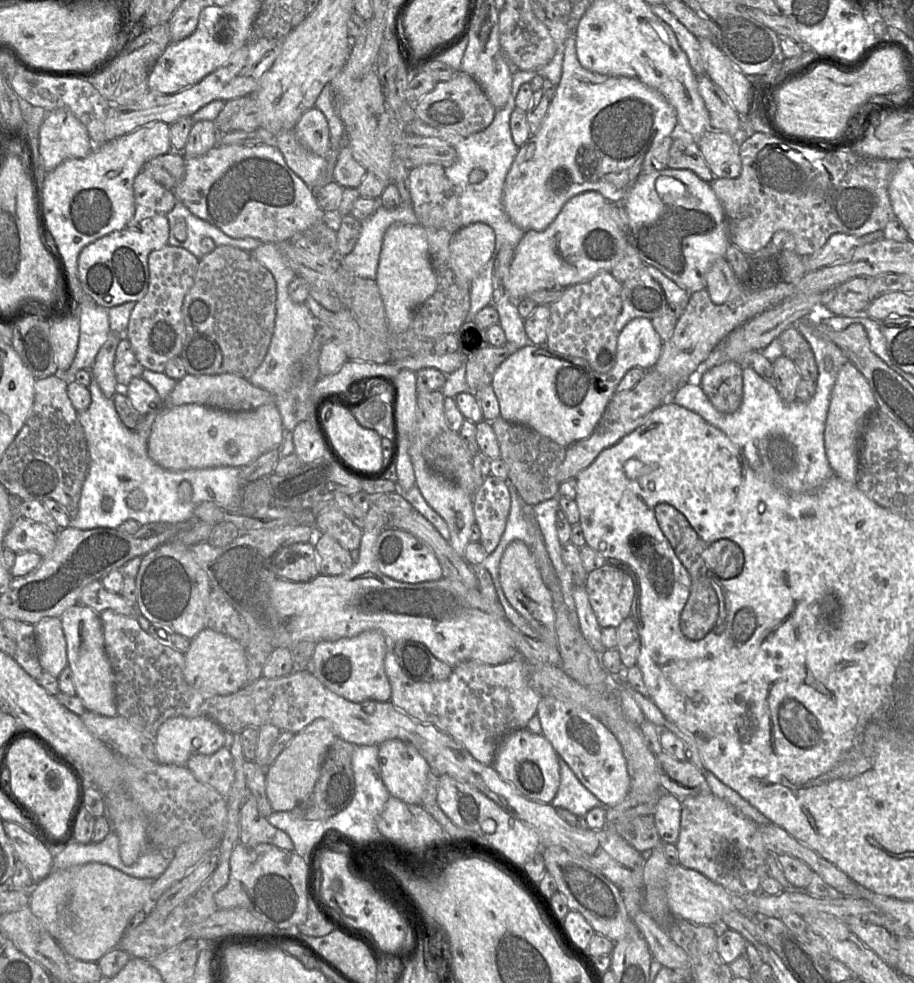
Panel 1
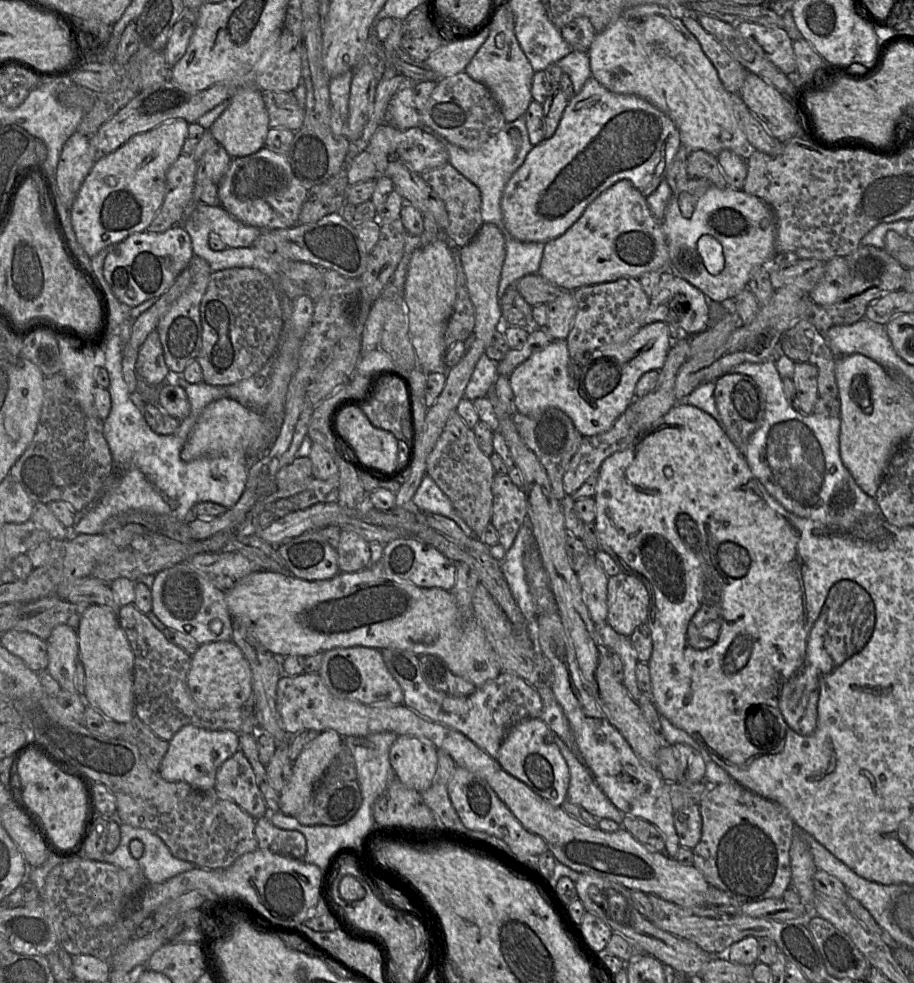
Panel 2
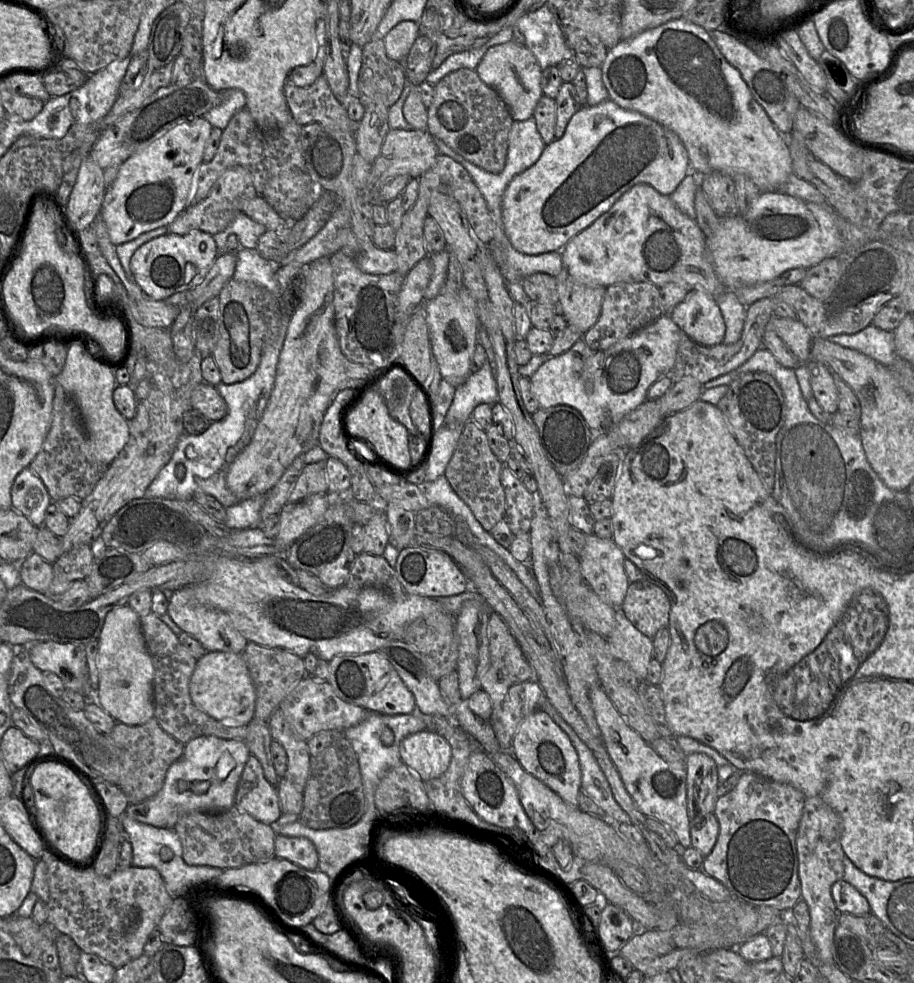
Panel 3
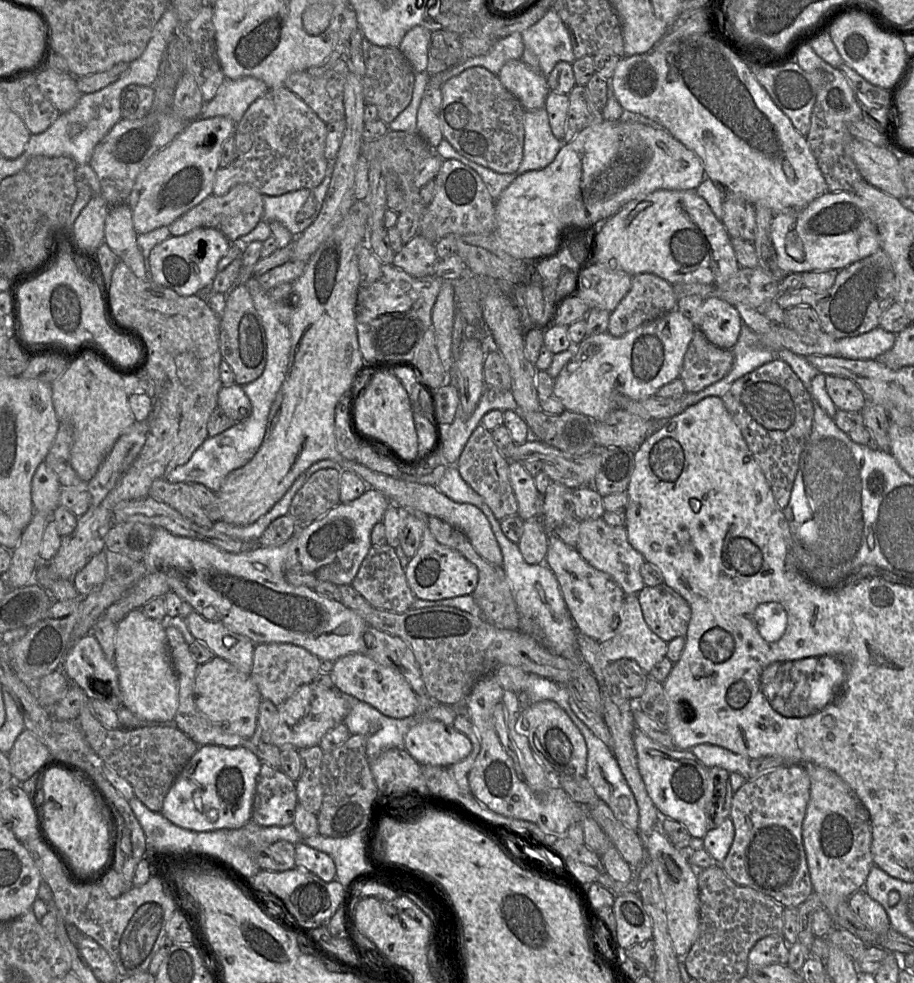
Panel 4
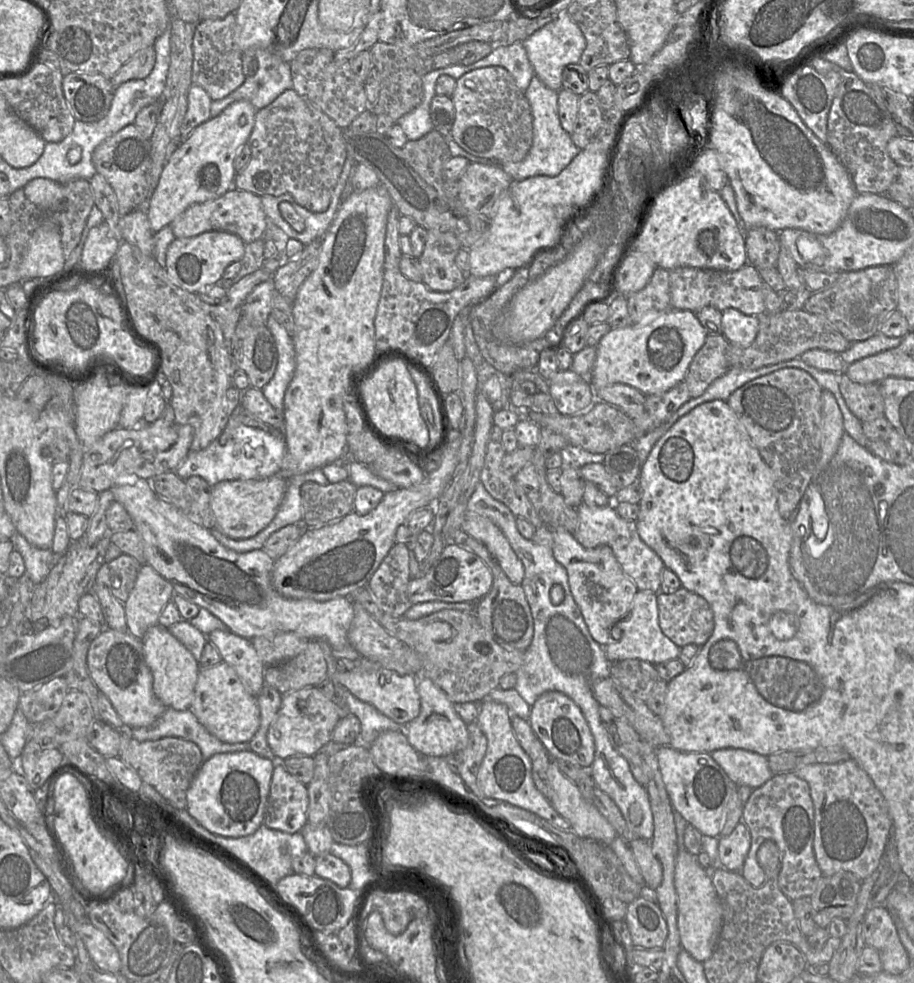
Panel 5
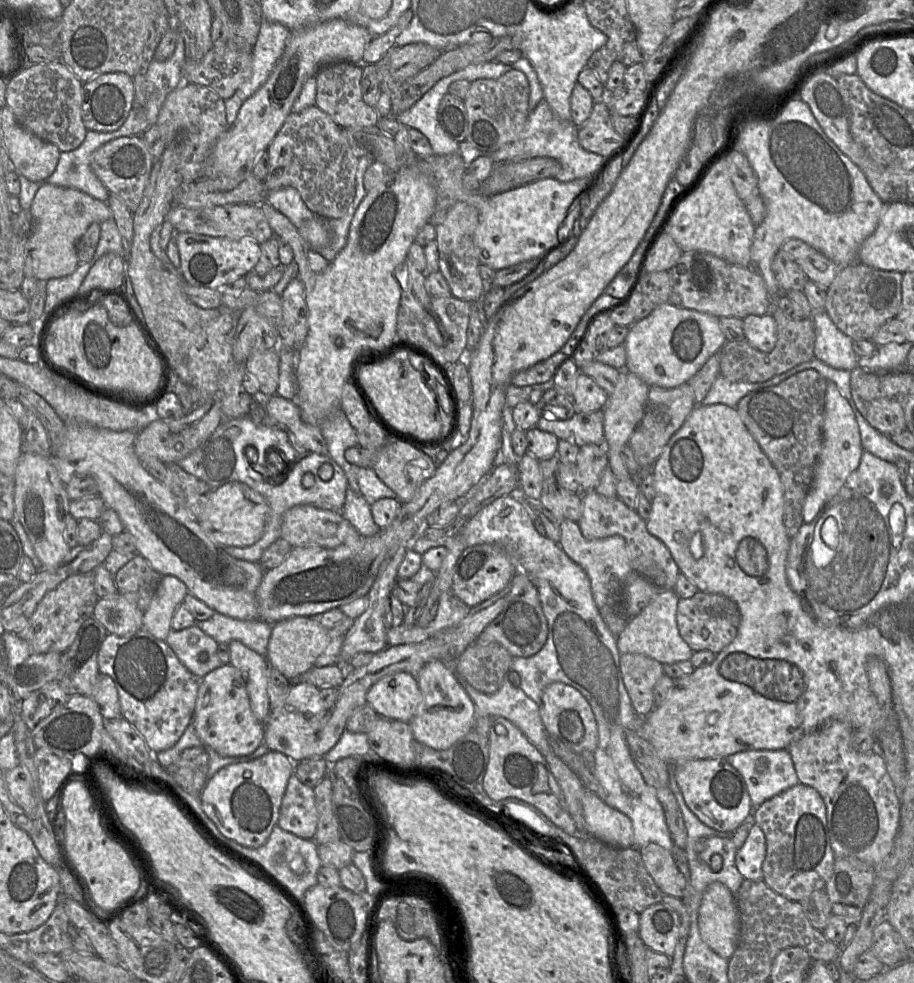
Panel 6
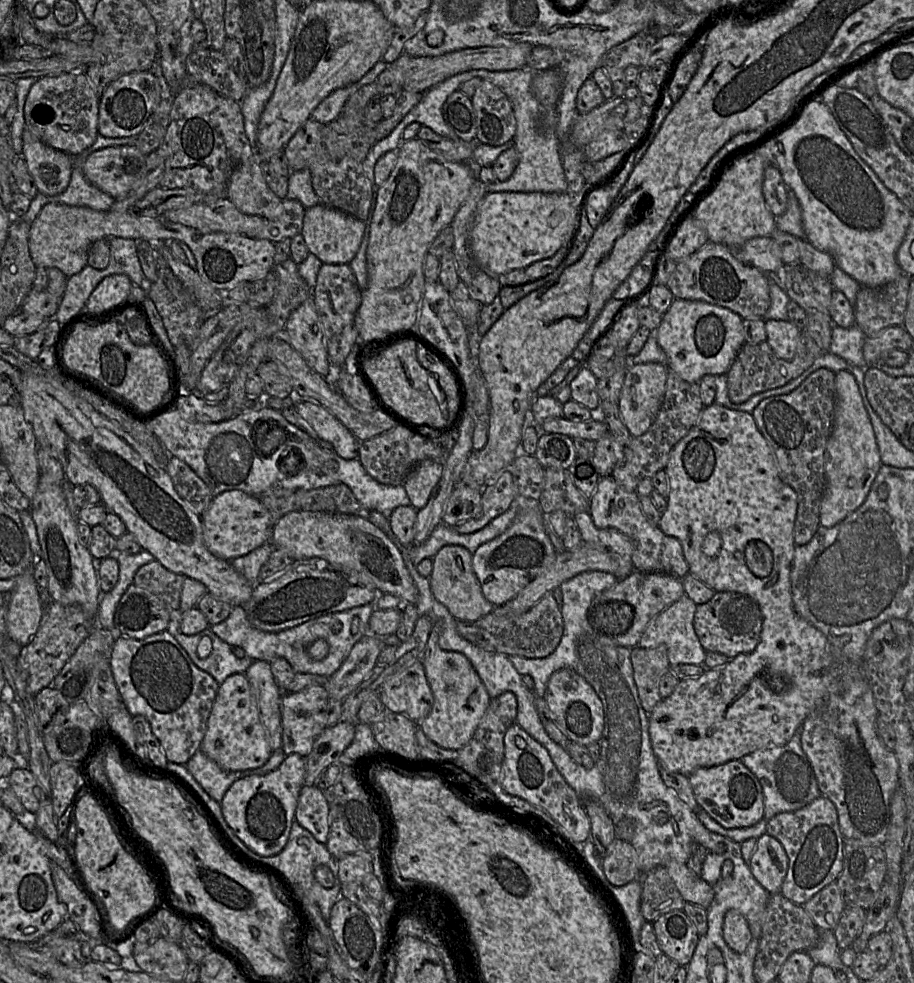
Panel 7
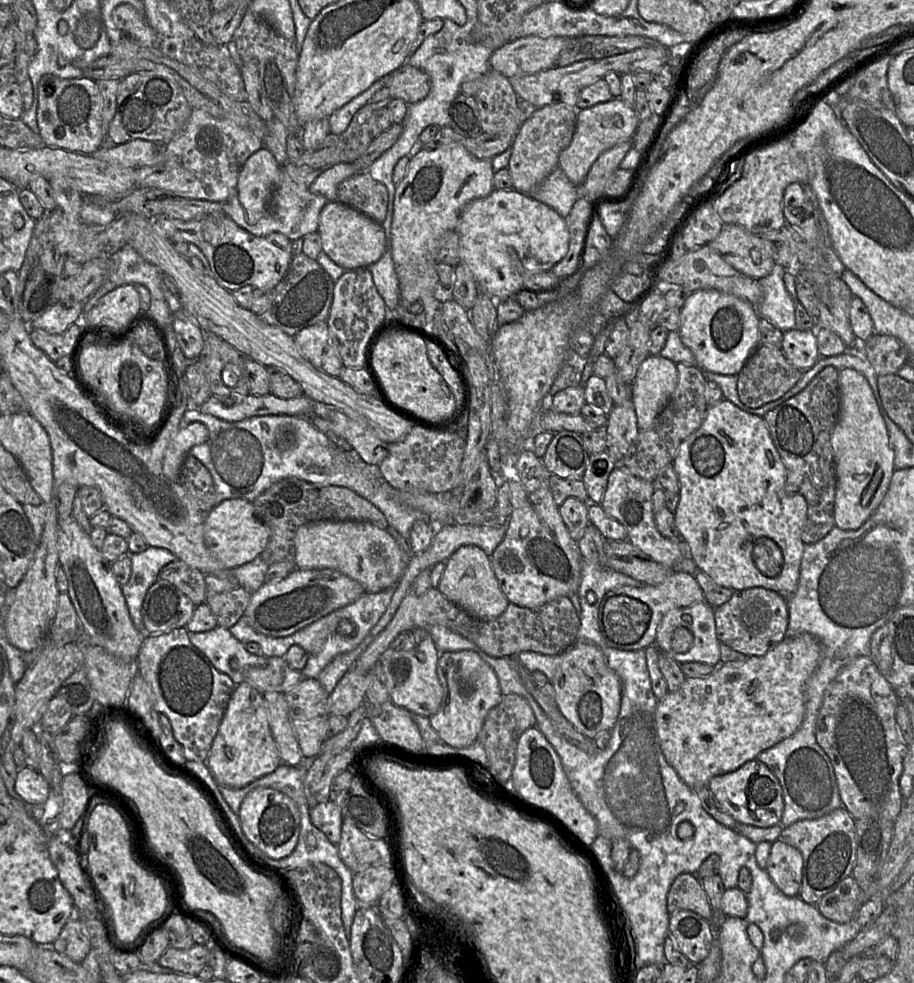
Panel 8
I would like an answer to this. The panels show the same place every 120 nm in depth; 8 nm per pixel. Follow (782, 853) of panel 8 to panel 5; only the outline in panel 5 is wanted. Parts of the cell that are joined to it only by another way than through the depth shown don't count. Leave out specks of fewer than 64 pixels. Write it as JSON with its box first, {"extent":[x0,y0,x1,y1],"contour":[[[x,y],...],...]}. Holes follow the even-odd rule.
{"extent":[718,821,750,873],"contour":[[[741,821],[728,836],[719,837],[718,855],[722,866],[727,870],[740,873],[750,845],[750,831]]]}

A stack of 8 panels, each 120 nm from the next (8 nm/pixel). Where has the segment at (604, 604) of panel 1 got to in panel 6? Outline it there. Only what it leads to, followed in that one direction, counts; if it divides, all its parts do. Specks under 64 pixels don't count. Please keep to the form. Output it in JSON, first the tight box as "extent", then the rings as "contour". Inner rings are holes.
{"extent":[677,592,741,653],"contour":[[[697,592],[690,598],[680,598],[678,602],[677,627],[682,639],[694,652],[706,650],[719,653],[736,637],[740,621],[741,615],[737,604],[720,594]]]}

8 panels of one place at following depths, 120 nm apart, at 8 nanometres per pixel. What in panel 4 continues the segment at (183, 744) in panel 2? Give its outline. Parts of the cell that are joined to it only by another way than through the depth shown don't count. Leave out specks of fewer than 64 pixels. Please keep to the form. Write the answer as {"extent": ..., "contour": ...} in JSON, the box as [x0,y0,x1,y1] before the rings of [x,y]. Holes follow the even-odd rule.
{"extent":[161,745,261,831],"contour":[[[200,745],[164,798],[161,814],[192,831],[240,828],[251,820],[261,761],[245,747]]]}

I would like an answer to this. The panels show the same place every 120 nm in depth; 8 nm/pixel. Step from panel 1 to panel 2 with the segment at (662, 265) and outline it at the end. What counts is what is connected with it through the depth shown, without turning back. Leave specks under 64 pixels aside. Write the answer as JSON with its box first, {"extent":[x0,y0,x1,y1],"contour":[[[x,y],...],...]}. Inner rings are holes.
{"extent":[661,176,777,302],"contour":[[[689,176],[686,186],[679,194],[672,192],[661,225],[668,248],[669,270],[702,291],[707,299],[717,302],[733,299],[748,288],[752,271],[772,265],[777,253],[775,215],[772,209],[756,196],[728,186],[721,189],[702,178]]]}

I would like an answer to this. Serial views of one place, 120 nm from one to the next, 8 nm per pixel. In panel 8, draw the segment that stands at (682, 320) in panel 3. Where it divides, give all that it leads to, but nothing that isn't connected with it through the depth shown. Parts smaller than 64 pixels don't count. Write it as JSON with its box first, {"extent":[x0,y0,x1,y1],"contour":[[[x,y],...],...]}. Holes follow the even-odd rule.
{"extent":[781,329,821,372],"contour":[[[815,329],[783,332],[781,351],[795,368],[802,372],[811,369],[821,357],[818,351]]]}

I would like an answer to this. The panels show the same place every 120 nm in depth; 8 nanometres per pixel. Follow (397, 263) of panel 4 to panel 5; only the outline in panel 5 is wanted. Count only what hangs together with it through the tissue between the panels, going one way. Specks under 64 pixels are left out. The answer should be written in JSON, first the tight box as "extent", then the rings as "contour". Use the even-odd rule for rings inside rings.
{"extent":[417,231,467,291],"contour":[[[428,231],[425,247],[417,259],[422,270],[422,283],[436,291],[456,289],[467,279],[455,259],[462,248],[451,232]]]}

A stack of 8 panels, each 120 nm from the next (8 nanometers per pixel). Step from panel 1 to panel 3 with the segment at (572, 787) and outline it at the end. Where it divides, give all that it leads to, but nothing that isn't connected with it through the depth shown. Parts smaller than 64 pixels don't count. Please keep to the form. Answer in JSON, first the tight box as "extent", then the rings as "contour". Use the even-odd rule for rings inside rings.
{"extent":[542,697,630,823],"contour":[[[545,697],[543,699],[542,709],[568,735],[578,754],[581,770],[581,792],[584,792],[593,799],[612,823],[630,823],[629,816],[616,802],[610,785],[592,751],[565,722],[559,712],[546,701]]]}

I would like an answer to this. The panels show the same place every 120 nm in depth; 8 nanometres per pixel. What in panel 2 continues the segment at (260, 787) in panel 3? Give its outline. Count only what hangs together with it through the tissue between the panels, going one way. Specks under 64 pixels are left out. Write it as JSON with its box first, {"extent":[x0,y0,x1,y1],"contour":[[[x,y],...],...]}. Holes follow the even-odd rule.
{"extent":[214,750,270,819],"contour":[[[241,750],[219,767],[214,791],[220,798],[234,802],[255,819],[270,816],[254,770]]]}

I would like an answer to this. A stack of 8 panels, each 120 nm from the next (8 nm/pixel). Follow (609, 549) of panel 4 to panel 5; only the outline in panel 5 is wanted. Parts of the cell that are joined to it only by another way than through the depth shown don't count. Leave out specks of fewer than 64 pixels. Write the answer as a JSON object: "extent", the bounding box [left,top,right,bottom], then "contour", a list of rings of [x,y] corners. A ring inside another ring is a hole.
{"extent":[574,503,665,592],"contour":[[[581,503],[577,508],[578,525],[574,531],[575,539],[587,549],[606,545],[611,547],[624,573],[634,582],[638,591],[660,592],[661,572],[665,568],[661,558],[640,538],[636,522],[620,517],[615,503],[604,507],[588,506]]]}

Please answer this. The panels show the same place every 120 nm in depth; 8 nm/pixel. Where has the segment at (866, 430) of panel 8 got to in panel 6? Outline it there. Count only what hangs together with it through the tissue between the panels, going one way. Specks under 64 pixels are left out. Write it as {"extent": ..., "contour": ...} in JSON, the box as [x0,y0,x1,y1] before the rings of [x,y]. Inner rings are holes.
{"extent":[803,381,864,523],"contour":[[[828,381],[825,399],[821,450],[811,487],[803,505],[804,523],[815,520],[824,506],[840,491],[850,474],[857,469],[864,449],[853,410],[836,384]]]}

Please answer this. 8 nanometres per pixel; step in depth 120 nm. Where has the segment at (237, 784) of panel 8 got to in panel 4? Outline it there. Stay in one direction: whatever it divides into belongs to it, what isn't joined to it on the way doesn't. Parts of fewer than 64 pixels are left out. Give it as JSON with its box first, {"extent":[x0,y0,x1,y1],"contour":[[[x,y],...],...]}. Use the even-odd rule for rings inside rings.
{"extent":[194,656,261,738],"contour":[[[214,656],[199,665],[195,677],[194,699],[198,710],[224,731],[250,738],[256,729],[261,701],[260,692],[249,675],[244,674],[227,660]]]}

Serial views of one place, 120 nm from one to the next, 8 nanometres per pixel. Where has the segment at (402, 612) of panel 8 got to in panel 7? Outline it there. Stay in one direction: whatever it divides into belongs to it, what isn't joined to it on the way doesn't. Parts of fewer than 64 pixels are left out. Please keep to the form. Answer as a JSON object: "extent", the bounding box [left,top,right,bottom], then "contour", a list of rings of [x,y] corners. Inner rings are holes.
{"extent":[456,592,564,658],"contour":[[[549,592],[522,614],[501,615],[494,614],[493,610],[473,622],[456,620],[456,630],[467,641],[489,652],[525,658],[545,658],[558,647],[564,624],[560,604]]]}

